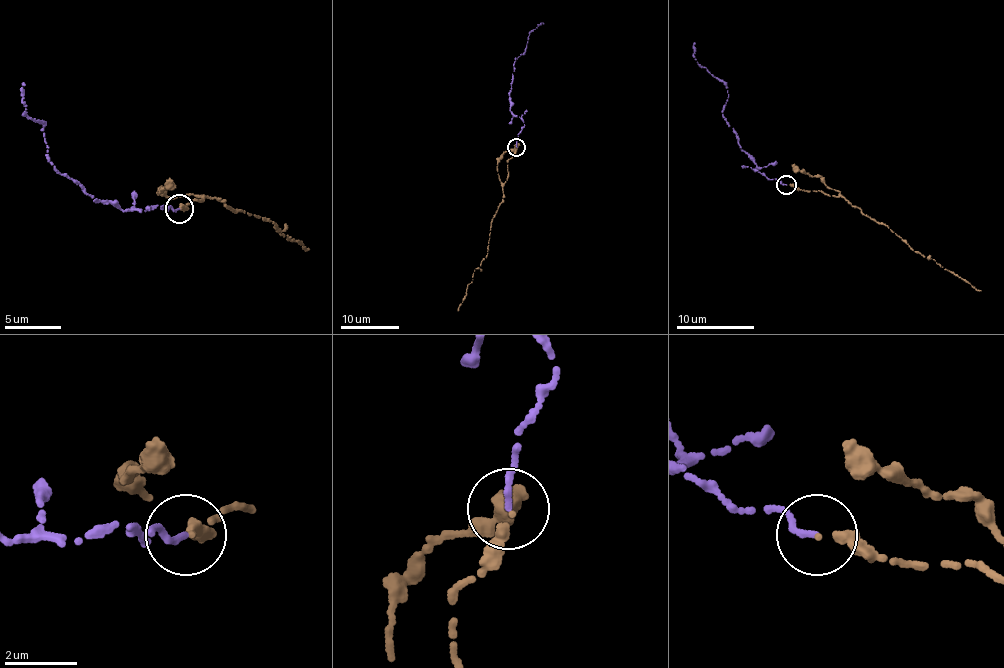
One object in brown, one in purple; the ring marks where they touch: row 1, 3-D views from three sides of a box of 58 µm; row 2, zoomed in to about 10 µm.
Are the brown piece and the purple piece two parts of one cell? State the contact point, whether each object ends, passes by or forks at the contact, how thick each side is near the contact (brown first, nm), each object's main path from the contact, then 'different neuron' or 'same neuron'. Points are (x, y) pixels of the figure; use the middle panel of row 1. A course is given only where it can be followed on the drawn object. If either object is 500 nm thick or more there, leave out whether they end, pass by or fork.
at (516, 147); brown ends there; purple ends there; 70 nm thick on the brown side, 170 nm on the other; brown runs (517, 147), (516, 154), (507, 161), (508, 176), (501, 203), (492, 219), (485, 257), (474, 270), (458, 310); purple runs (516, 147), (523, 119), (514, 115), (509, 101), (516, 59), (522, 54), (529, 33), (537, 25), (544, 24); same neuron

